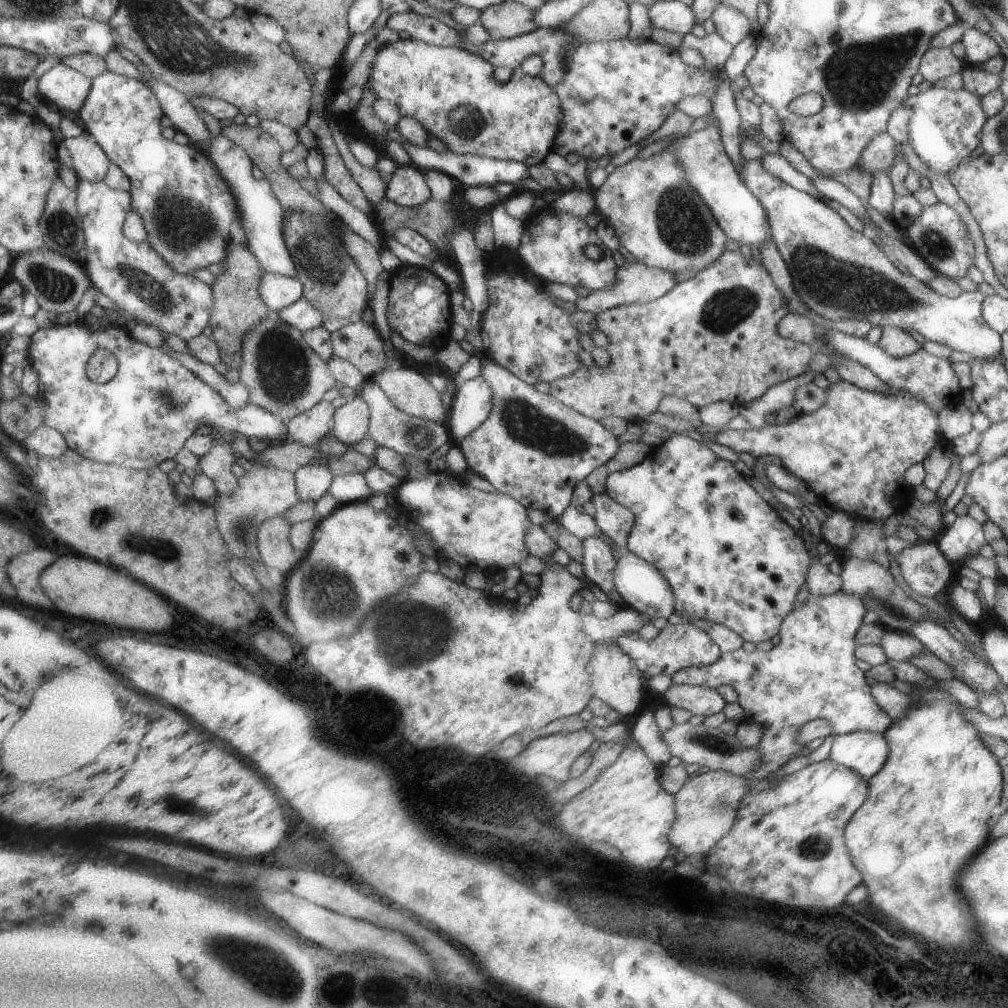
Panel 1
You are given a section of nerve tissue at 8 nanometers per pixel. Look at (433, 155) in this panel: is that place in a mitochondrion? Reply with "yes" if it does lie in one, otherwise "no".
no

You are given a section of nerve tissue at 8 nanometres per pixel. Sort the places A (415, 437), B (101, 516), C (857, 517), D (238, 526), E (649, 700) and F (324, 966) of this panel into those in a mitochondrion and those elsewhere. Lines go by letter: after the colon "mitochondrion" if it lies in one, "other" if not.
A: mitochondrion
B: mitochondrion
C: other
D: mitochondrion
E: other
F: other

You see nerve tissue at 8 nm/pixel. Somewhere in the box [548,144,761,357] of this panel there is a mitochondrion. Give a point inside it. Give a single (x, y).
(682, 225)

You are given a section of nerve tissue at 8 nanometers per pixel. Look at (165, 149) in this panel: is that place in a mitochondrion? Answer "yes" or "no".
no

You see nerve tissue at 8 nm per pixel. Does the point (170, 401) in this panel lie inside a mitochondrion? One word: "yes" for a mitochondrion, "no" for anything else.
yes

